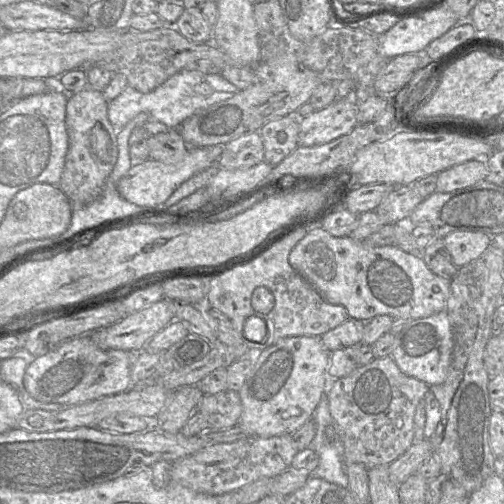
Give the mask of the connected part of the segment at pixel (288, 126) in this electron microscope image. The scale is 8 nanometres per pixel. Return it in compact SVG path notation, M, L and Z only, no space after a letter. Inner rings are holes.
M284 116L264 124L259 130L264 146L264 160L273 167L299 146L299 120Z

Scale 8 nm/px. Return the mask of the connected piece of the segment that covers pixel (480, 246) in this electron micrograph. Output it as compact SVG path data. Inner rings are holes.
M459 231L444 237L445 247L458 268L480 258L491 246L492 237L483 232Z

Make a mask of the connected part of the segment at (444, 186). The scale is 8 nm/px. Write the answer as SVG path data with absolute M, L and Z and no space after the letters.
M470 160L437 174L436 192L449 193L485 180L488 168L485 160Z

